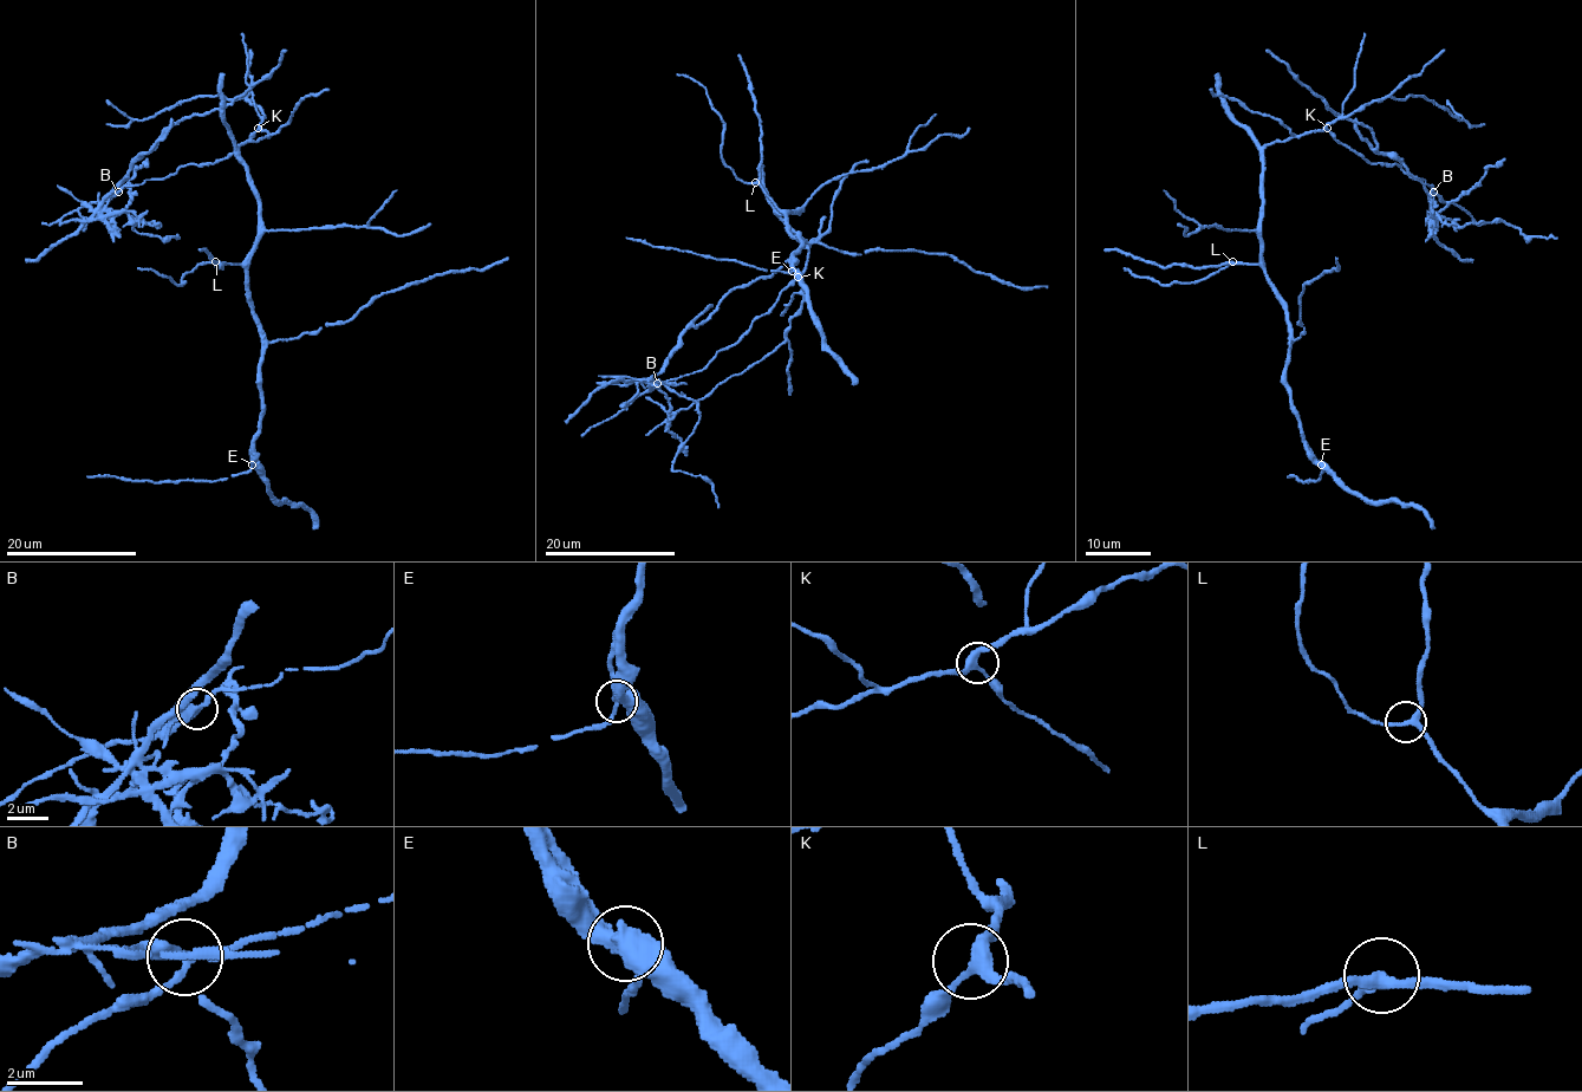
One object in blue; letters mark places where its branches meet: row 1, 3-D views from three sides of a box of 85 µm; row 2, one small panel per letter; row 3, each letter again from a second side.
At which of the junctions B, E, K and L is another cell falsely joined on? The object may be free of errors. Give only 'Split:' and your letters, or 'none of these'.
Split: B

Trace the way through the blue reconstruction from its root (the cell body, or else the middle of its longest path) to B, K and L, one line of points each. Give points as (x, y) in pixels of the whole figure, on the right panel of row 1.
B: (1286, 138), (1327, 129), (1336, 141), (1371, 163), (1395, 163), (1404, 171), (1421, 179), (1433, 192)
K: (1286, 138), (1327, 128)
L: (1286, 138), (1275, 141), (1263, 150), (1260, 264), (1232, 261)

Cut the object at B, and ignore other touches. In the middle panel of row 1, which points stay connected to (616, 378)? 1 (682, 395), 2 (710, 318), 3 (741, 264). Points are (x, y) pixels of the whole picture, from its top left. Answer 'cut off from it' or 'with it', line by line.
1: with it
2: with it
3: cut off from it

